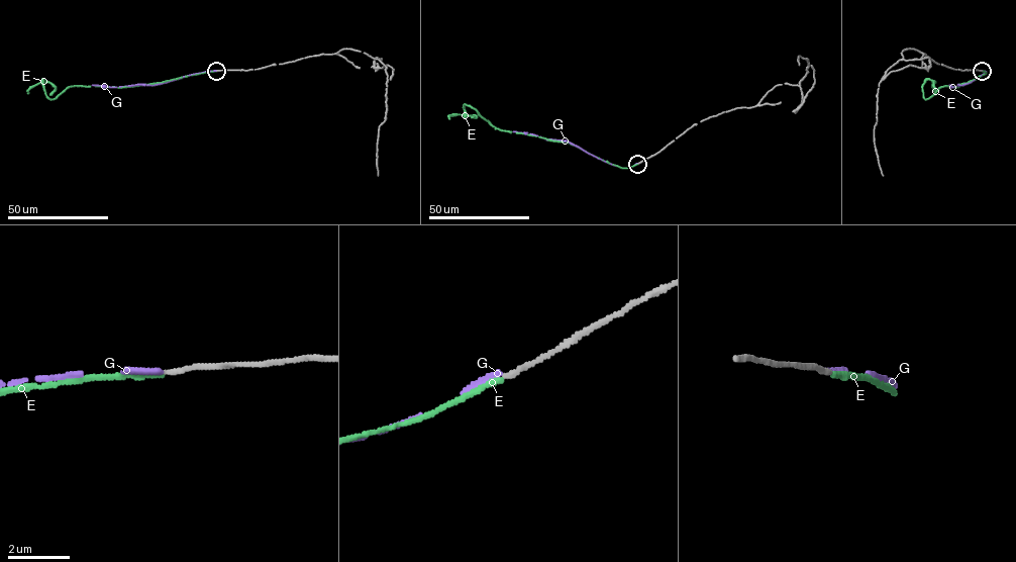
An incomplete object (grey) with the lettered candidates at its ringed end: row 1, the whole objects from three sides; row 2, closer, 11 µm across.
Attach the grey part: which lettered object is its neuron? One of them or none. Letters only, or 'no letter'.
E

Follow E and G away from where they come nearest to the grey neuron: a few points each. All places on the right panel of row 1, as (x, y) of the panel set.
E: (982, 71), (986, 72), (958, 87), (940, 87), (925, 99), (922, 86), (927, 79), (933, 82), (935, 95)
G: (982, 71), (986, 73), (971, 82), (952, 87), (949, 85)

